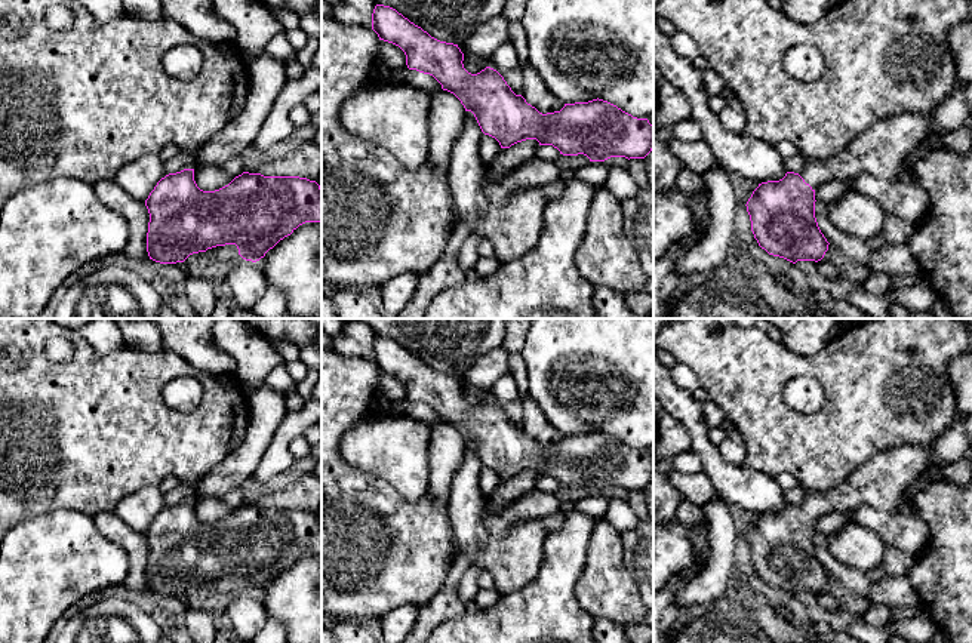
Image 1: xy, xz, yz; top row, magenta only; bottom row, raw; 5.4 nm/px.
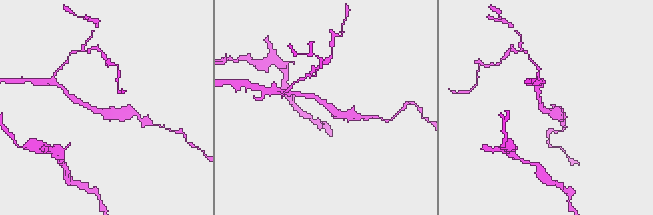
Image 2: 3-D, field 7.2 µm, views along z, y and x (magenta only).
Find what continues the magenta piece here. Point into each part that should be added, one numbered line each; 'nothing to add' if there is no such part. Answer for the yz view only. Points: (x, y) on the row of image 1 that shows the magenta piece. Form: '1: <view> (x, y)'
1: yz (880, 151)

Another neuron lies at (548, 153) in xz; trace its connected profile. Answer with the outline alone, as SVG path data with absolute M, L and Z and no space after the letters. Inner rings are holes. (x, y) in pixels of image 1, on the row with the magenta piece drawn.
M539 145L533 154L535 159L548 160L548 161L556 161L559 156L560 151L553 145Z

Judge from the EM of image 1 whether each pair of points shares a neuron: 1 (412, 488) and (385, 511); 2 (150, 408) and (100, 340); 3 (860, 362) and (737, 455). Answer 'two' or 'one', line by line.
1: two
2: two
3: two

